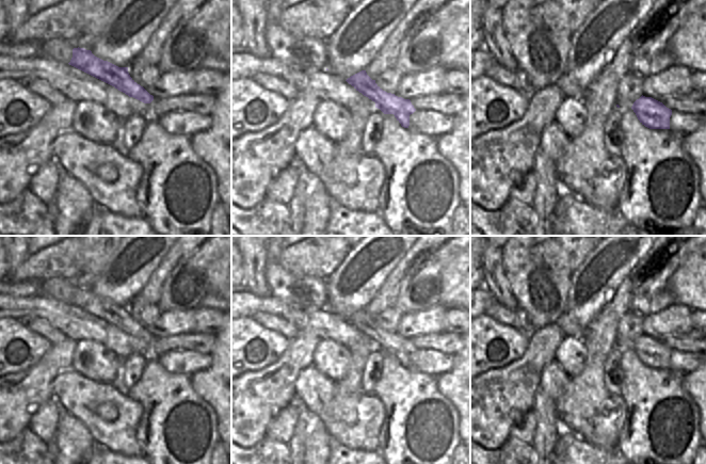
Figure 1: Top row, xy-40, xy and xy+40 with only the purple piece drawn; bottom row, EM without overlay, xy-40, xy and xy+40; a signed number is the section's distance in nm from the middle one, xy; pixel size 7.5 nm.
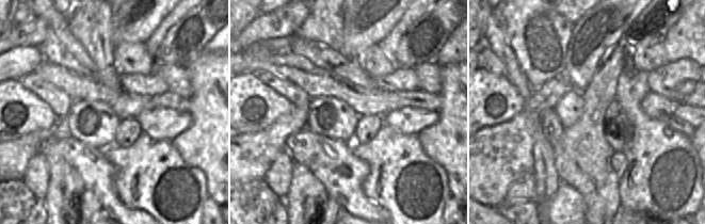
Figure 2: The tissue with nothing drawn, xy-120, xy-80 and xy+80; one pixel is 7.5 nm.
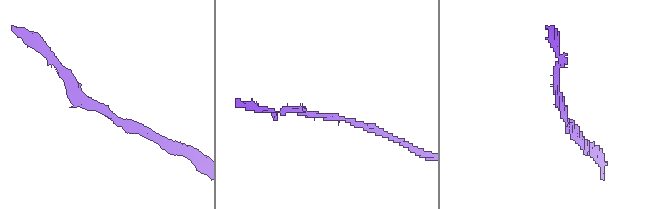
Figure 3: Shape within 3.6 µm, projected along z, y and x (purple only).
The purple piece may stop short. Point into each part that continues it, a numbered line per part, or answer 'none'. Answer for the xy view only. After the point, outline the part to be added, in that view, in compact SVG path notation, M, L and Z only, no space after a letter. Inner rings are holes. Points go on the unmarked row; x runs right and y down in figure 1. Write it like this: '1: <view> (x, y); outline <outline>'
none

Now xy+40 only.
none

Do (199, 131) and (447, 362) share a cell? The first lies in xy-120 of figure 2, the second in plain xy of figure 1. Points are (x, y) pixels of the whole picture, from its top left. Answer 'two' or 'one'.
two

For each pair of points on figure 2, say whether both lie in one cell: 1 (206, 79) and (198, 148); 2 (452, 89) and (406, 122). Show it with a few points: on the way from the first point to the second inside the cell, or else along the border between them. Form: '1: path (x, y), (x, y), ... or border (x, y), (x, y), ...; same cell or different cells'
1: path (206, 96), (206, 131); same cell
2: border (437, 111), (437, 121), (421, 131); different cells

